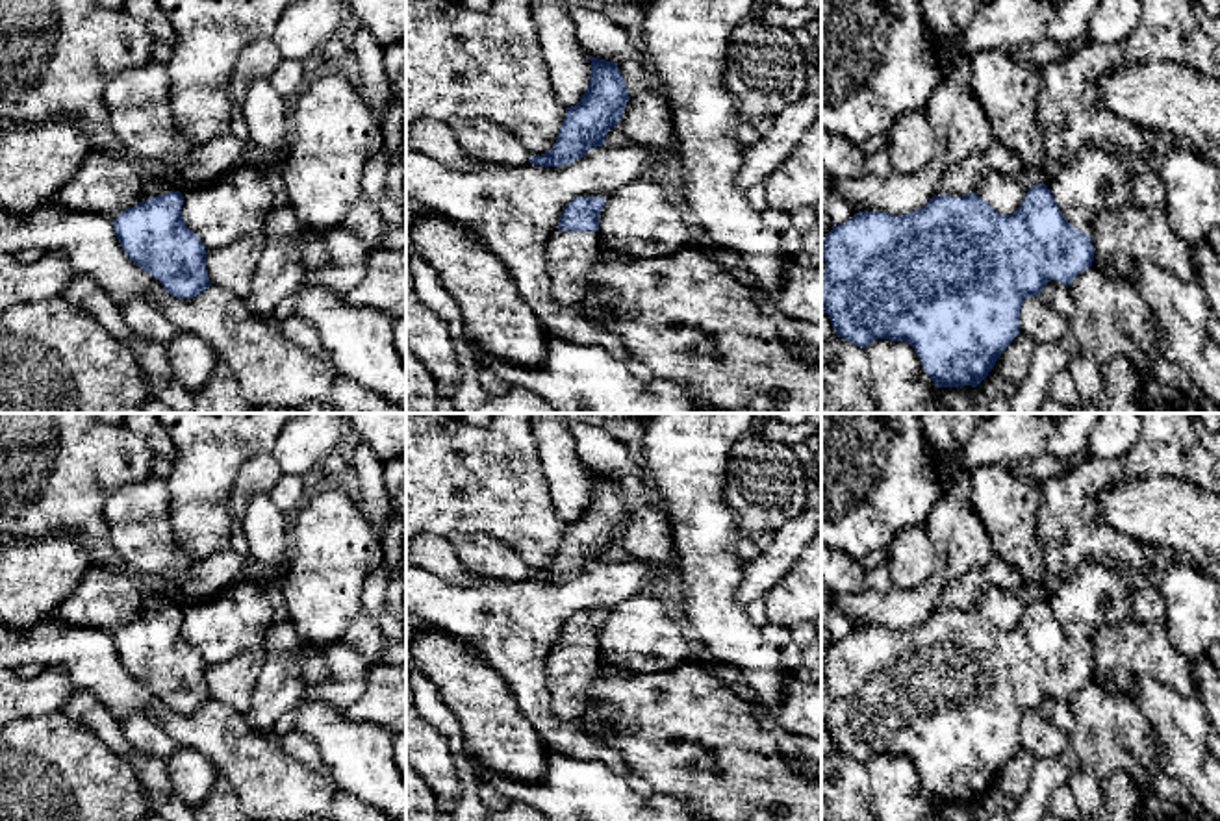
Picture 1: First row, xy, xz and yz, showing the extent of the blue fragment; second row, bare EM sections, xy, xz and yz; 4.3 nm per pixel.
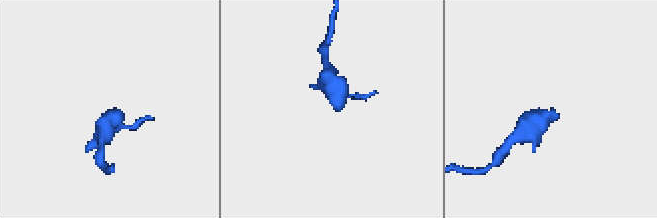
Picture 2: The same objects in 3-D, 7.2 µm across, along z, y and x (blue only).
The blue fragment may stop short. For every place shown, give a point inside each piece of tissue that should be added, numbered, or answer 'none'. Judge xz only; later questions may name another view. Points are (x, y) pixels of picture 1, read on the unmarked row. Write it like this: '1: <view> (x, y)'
1: xz (568, 669)

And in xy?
1: xy (154, 601)

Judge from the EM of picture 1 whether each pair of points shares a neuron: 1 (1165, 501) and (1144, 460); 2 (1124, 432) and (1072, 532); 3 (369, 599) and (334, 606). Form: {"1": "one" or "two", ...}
{"1": "two", "2": "two", "3": "two"}

